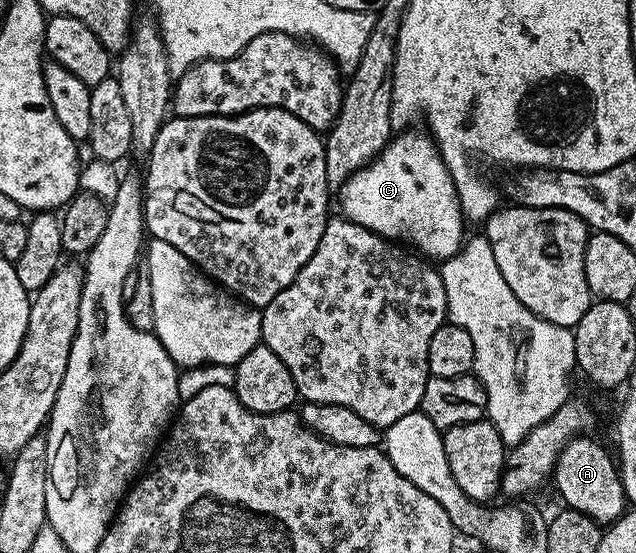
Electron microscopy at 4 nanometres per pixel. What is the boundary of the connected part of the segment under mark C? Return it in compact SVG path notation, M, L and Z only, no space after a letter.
M410 130L407 134L391 137L386 147L374 161L363 170L358 170L340 188L342 194L341 213L351 222L360 224L381 238L389 238L395 244L405 244L427 259L445 260L457 253L464 243L462 222L464 215L458 199L458 189L450 175L450 169L444 164L438 144L429 133L421 134Z

